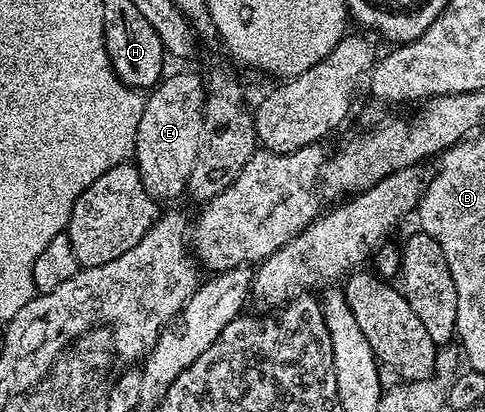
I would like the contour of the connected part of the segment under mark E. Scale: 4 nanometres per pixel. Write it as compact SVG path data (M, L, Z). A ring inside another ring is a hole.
M171 73L145 97L135 146L135 164L141 173L143 187L161 203L188 190L205 122L207 90L204 80L193 73Z

